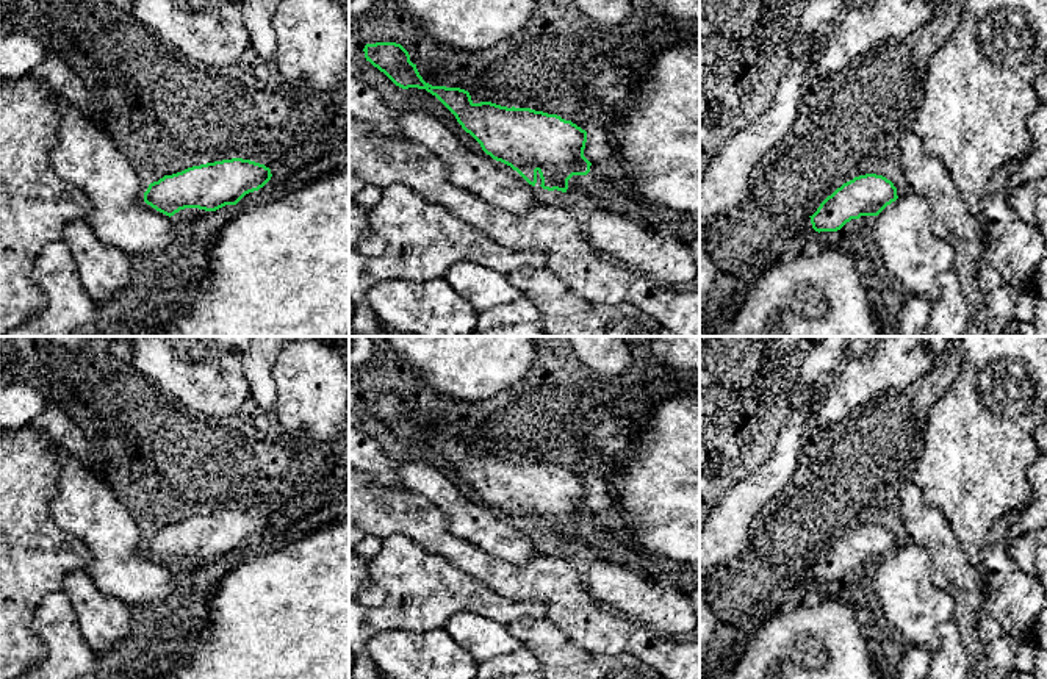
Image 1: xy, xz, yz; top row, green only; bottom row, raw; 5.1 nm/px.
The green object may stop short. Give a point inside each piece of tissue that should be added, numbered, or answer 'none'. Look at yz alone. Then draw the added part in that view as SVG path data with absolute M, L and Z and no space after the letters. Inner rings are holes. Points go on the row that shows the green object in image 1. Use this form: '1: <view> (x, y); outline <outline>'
none

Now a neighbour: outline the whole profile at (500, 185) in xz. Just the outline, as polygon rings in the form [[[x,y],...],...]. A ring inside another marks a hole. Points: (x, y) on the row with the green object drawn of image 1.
[[[399,111],[402,135],[434,152],[449,172],[451,181],[510,214],[524,214],[538,200],[529,185],[510,166],[484,150],[468,147],[437,117],[423,111]]]

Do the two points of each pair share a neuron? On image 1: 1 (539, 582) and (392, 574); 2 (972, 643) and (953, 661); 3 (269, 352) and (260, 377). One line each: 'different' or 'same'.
1: different
2: different
3: same

